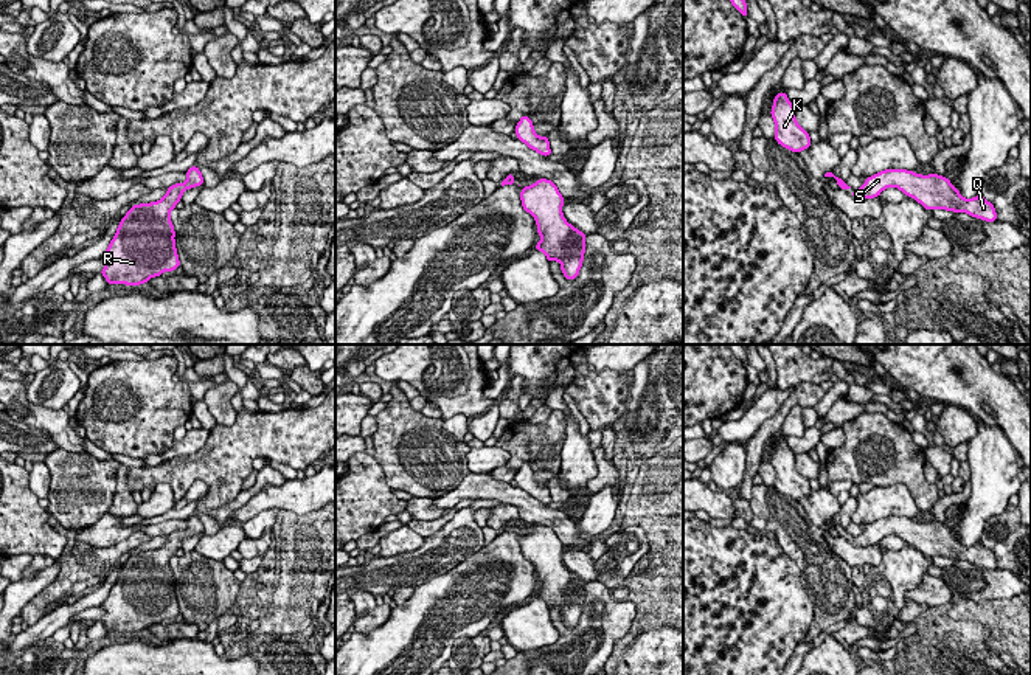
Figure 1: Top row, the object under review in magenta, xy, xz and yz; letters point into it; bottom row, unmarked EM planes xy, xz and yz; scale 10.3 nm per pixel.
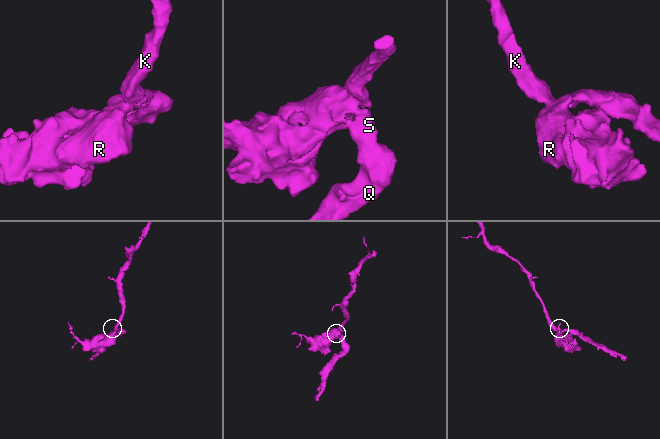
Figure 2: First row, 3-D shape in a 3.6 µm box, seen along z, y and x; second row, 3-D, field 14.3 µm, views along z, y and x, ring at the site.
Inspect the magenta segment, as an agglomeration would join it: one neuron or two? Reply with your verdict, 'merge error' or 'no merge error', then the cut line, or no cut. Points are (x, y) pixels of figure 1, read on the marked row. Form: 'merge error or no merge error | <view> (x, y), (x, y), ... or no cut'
no merge error | no cut

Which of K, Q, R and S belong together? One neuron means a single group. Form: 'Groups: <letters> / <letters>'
Groups: K Q R S

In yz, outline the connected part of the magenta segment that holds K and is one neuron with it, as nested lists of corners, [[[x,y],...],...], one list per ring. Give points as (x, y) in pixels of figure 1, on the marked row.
[[[784,92],[773,98],[770,115],[775,121],[775,140],[786,149],[798,154],[811,147],[809,132],[801,129],[795,118],[795,106]]]

